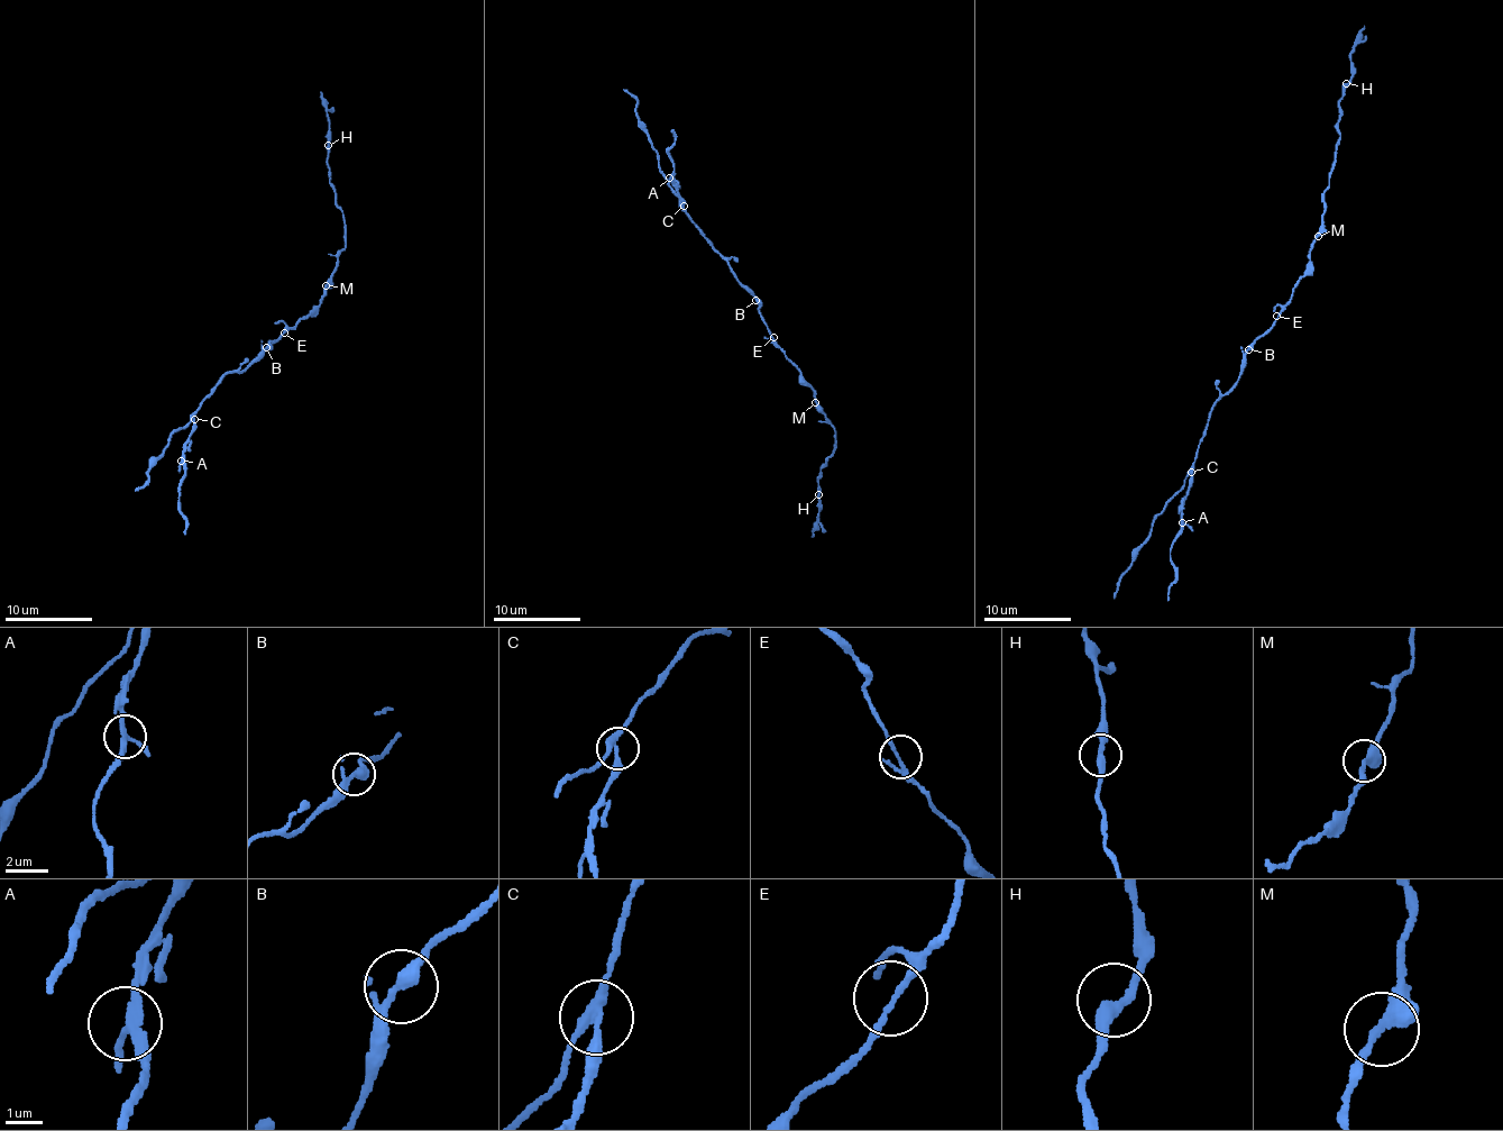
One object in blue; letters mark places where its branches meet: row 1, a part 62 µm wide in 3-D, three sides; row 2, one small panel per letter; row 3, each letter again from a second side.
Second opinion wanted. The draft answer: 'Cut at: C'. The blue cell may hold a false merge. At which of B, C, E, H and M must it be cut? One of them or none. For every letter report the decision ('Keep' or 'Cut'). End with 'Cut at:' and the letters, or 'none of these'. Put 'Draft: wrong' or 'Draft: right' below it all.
B: Keep
C: Cut
E: Keep
H: Keep
M: Keep
Cut at: C
Draft: right

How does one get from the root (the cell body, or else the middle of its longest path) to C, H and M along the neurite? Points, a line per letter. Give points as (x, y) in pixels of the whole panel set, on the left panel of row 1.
C: (284, 334), (271, 340), (271, 345), (253, 363), (225, 375), (211, 395), (202, 401), (194, 418)
H: (284, 334), (319, 303), (337, 266), (337, 254), (345, 247), (345, 220), (330, 182), (328, 145)
M: (284, 334), (312, 312), (326, 285)

